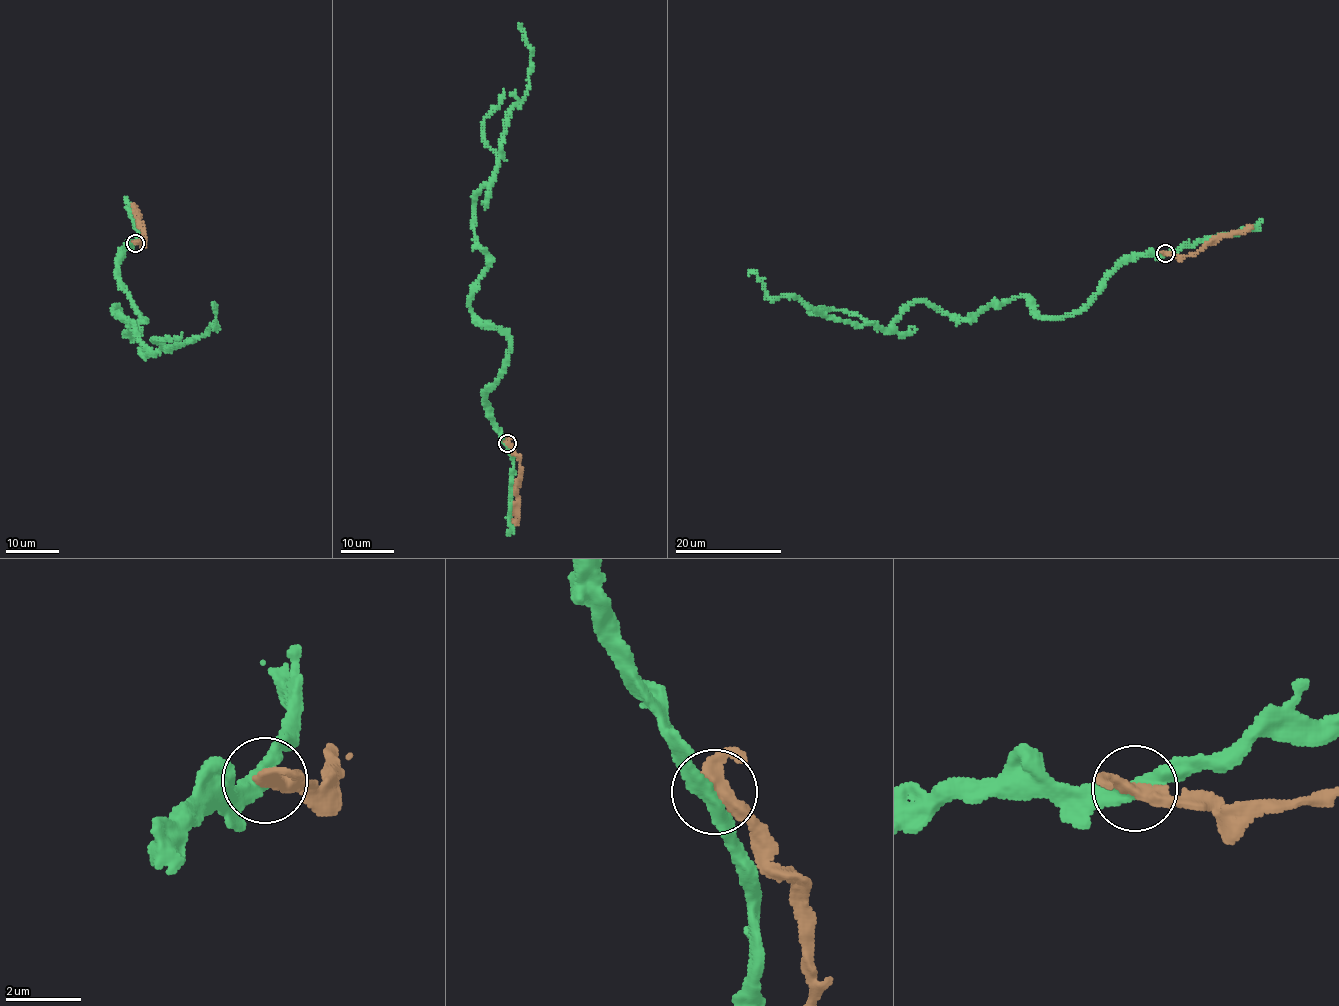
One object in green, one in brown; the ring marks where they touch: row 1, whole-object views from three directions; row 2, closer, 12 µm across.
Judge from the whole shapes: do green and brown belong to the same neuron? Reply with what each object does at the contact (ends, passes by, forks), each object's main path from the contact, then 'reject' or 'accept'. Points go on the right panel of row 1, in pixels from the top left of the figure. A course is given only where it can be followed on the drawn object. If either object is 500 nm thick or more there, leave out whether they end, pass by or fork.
green passes by; brown passes by; course green (1166, 254), (1129, 258), (1061, 317), (1020, 297), (963, 318), (911, 301), (880, 328), (772, 299), (748, 274); course brown (1166, 254), (1179, 256), (1195, 254), (1214, 239), (1245, 231), (1252, 225); reject

